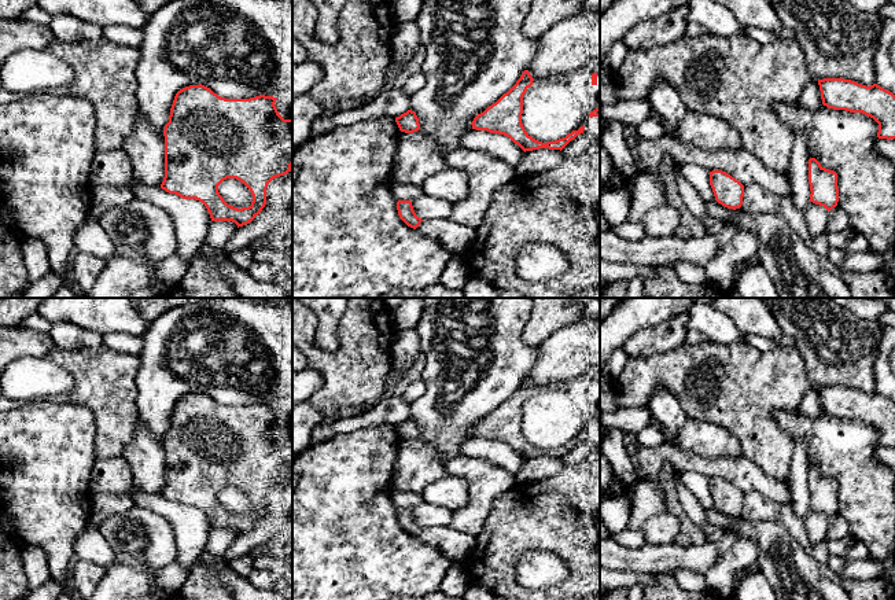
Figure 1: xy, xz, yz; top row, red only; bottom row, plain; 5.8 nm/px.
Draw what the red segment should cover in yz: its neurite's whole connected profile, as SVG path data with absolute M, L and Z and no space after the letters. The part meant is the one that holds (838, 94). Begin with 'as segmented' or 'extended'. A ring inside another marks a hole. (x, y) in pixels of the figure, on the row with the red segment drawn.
as segmented; M844 78L818 80L822 104L833 110L862 113L879 124L879 139L895 139L895 95L877 84L870 86Z

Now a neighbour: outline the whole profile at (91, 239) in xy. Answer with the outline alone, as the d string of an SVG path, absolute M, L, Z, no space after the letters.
M91 217L75 232L73 250L81 254L97 257L103 261L117 257L114 251L114 243L103 231L99 221Z

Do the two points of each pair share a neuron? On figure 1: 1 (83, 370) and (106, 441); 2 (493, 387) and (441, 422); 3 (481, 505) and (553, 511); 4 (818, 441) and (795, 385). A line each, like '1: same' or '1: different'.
1: same
2: same
3: different
4: different

